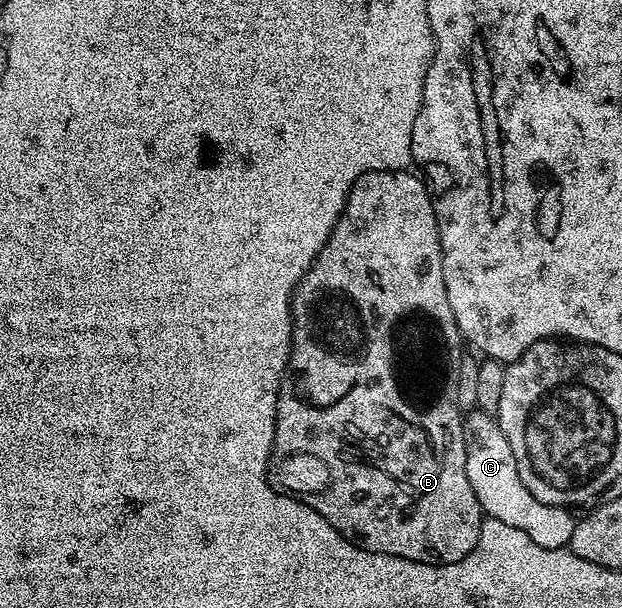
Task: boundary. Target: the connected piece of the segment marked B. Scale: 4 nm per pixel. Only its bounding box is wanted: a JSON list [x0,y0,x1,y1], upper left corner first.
[266,171,484,565]

